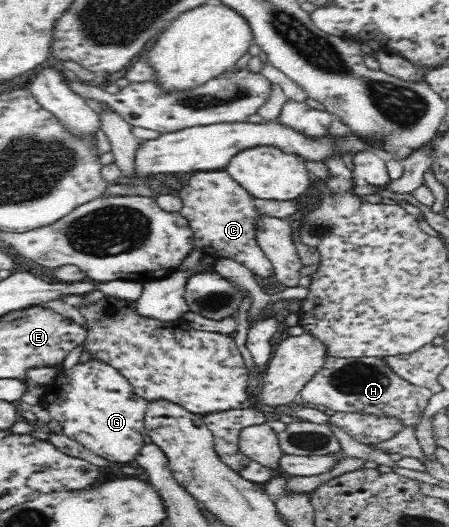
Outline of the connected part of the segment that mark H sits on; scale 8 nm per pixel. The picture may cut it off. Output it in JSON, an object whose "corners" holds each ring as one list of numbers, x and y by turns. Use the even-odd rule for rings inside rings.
{"corners":[[382,356,376,358,326,357,320,370,303,386,298,394,299,401,310,406,323,409,328,413,360,413,365,415,388,415,402,420,404,427,416,428,428,400,431,390,410,384,406,379,396,374,384,362]]}

